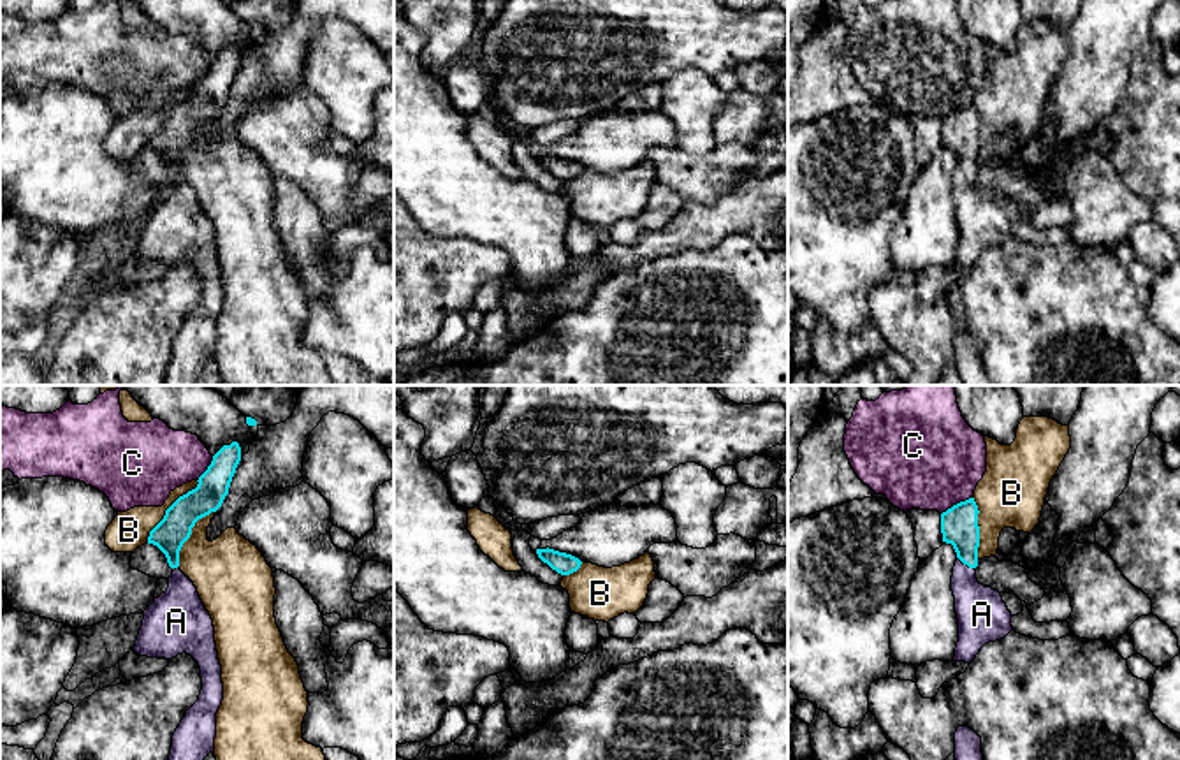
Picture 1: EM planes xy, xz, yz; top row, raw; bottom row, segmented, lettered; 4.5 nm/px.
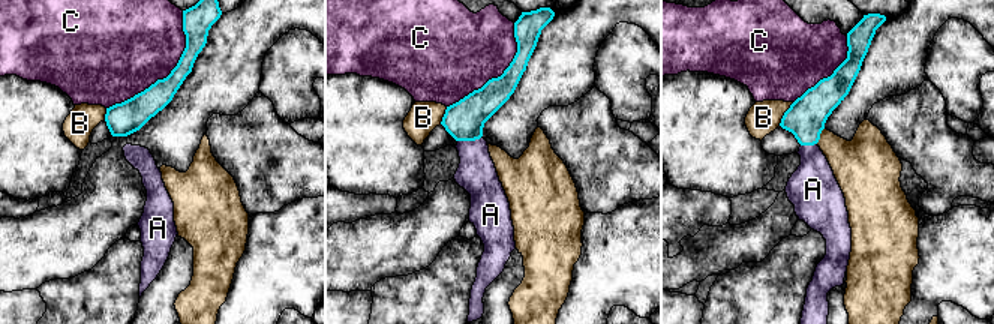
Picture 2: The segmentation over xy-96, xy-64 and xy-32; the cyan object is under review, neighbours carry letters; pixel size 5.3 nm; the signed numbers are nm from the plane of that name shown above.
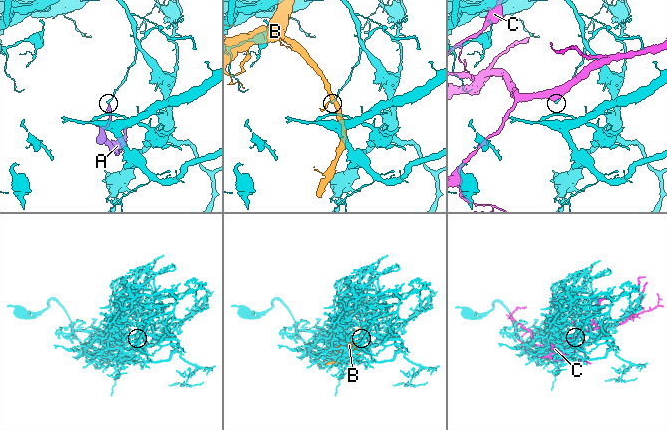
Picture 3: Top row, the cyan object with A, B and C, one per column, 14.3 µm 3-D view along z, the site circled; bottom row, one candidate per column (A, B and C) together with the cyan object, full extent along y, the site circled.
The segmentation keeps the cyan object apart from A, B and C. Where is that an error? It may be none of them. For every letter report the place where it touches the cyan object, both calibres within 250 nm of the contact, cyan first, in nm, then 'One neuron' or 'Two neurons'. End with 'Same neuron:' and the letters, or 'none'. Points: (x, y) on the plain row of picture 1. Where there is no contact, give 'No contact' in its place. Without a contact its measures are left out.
A: Touches cyan at yz (966, 169). Thickness 180 nm (cyan) against 220 nm. One neuron
B: Touches cyan at xy (167, 115). Thickness 150 nm (cyan) against 170 nm. Two neurons
C: Touches cyan at yz (957, 109). Thickness 180 nm (cyan) against 480 nm. Two neurons
Same neuron: A

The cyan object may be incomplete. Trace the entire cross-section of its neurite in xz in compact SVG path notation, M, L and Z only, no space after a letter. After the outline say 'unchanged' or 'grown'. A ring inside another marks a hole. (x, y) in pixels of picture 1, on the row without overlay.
M536 155L538 164L547 169L552 176L556 176L561 181L570 181L577 178L582 171L582 167L572 160L559 158L554 155Z; unchanged

